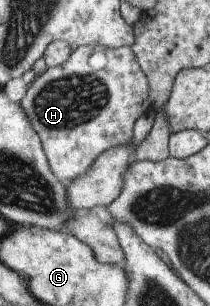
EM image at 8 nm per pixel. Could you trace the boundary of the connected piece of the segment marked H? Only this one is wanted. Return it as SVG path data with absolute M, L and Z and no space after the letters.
M79 45L63 64L47 67L27 85L20 105L32 123L32 129L38 134L50 170L65 185L85 173L93 159L103 151L127 146L133 122L151 109L148 80L128 46Z

